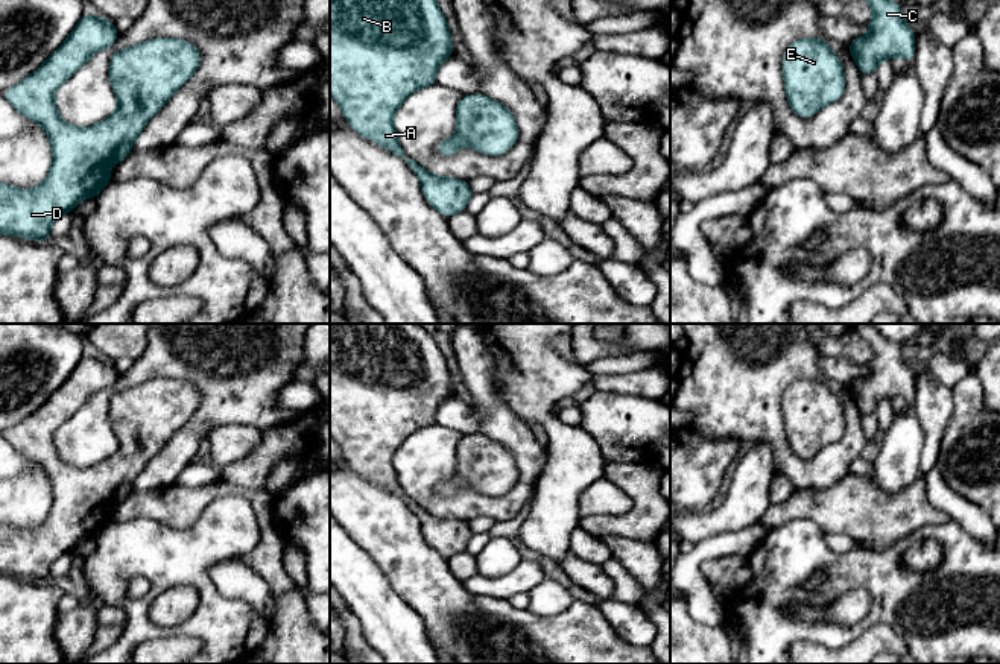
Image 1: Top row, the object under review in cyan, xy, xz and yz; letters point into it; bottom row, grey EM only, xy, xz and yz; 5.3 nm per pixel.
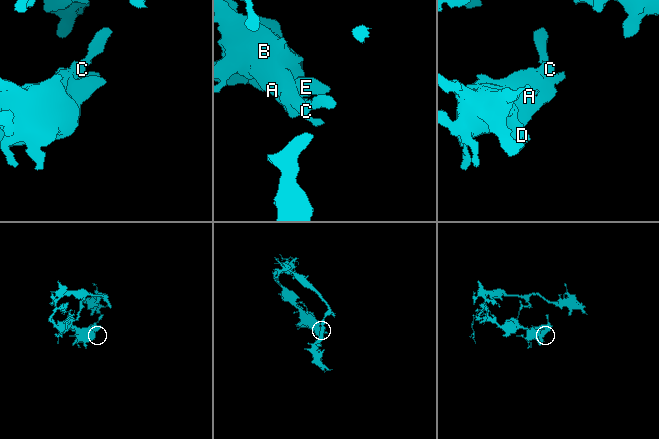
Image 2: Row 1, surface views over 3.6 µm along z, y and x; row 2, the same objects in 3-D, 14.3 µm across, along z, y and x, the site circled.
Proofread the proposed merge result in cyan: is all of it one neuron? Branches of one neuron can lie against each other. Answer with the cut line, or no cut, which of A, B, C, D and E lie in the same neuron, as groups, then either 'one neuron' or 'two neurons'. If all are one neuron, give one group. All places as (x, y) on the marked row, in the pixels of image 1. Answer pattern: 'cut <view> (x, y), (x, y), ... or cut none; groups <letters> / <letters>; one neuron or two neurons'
cut none; groups A B C D E; one neuron

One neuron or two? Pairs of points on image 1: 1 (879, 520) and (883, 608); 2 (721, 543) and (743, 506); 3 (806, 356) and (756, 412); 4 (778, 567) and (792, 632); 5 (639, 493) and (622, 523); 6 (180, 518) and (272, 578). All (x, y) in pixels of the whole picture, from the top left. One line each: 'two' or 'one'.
1: two
2: two
3: one
4: one
5: one
6: one

